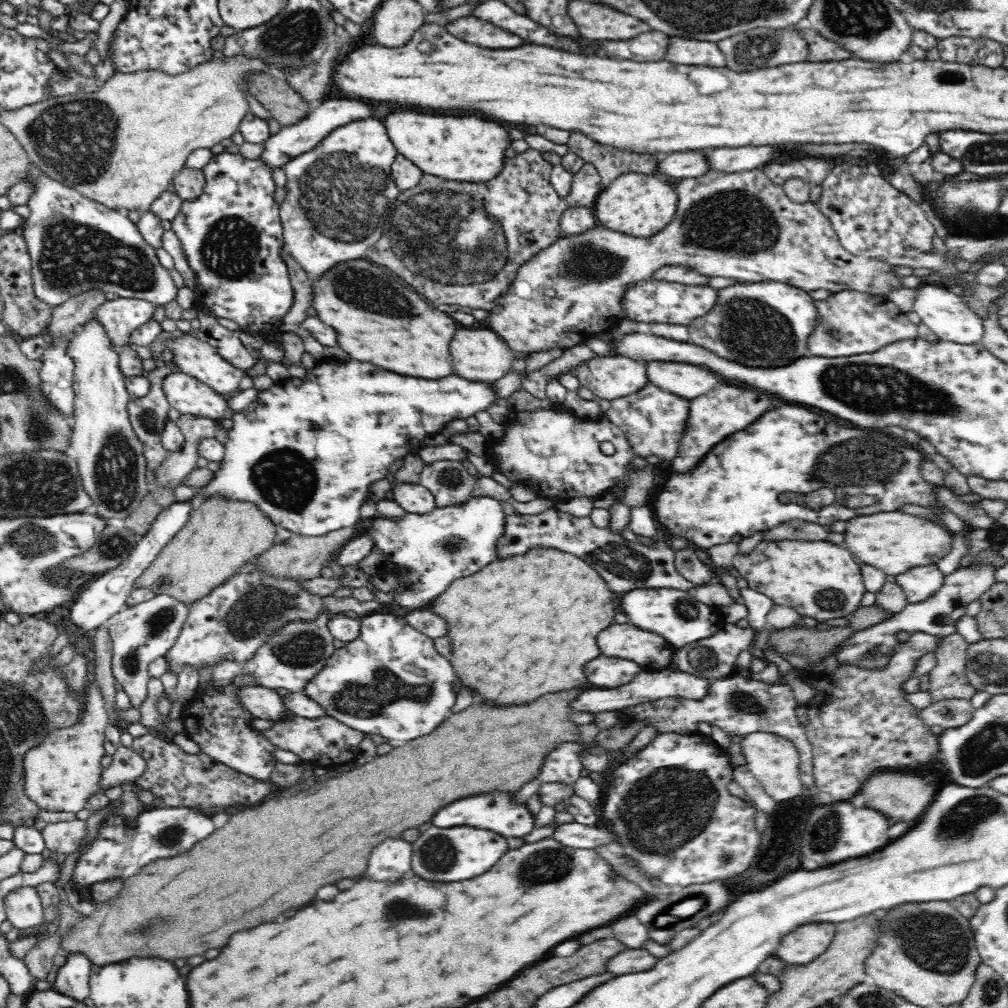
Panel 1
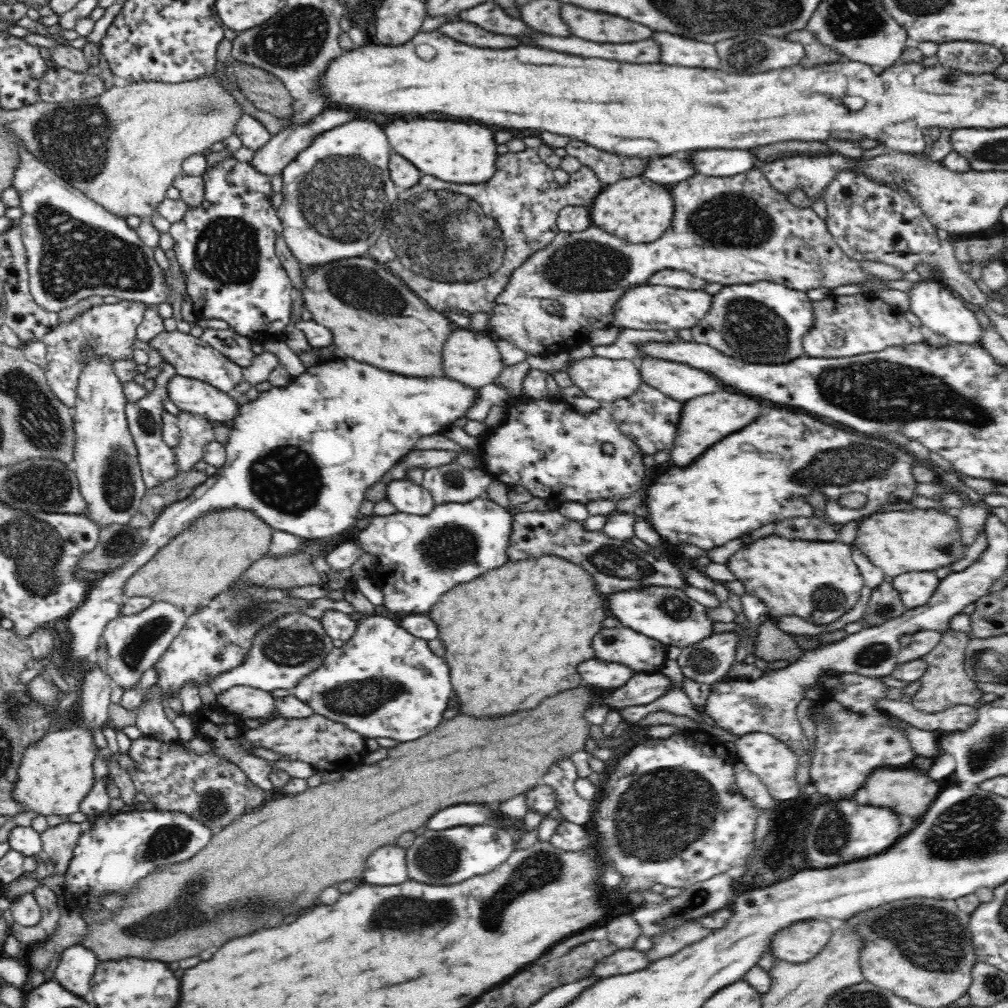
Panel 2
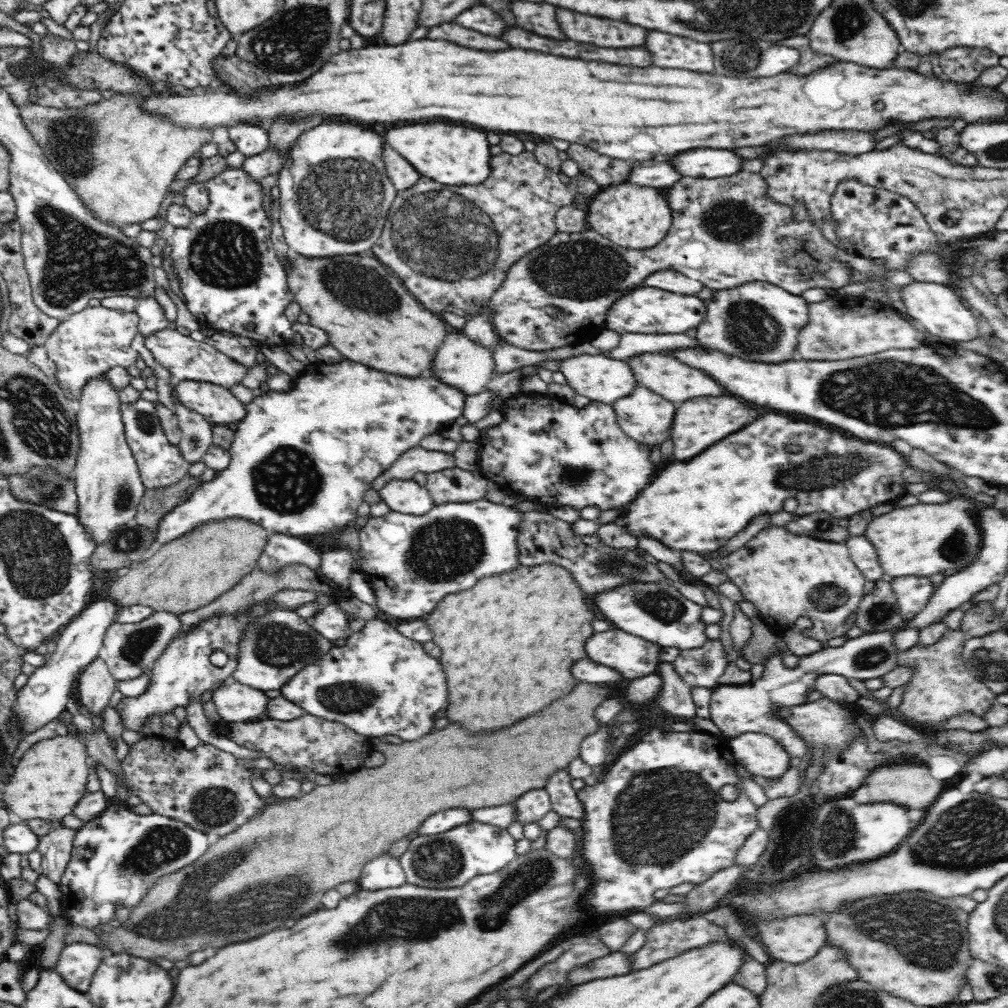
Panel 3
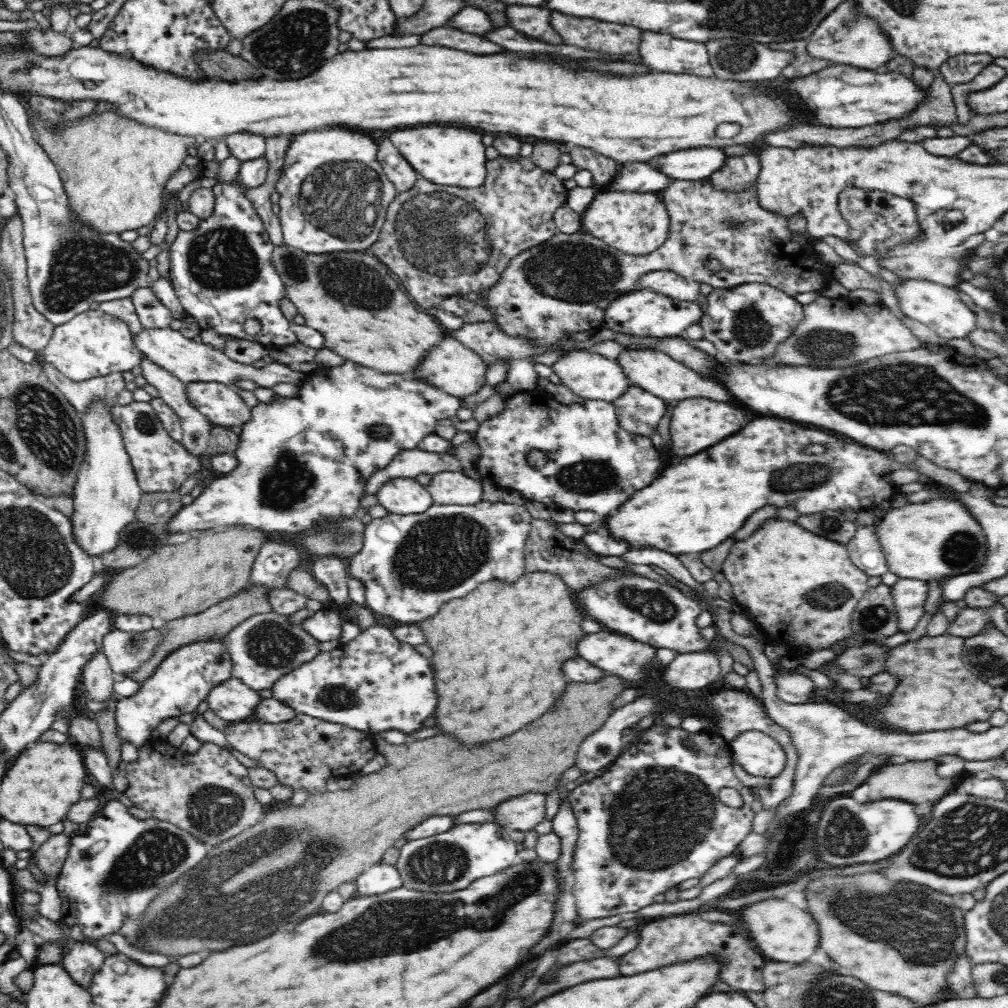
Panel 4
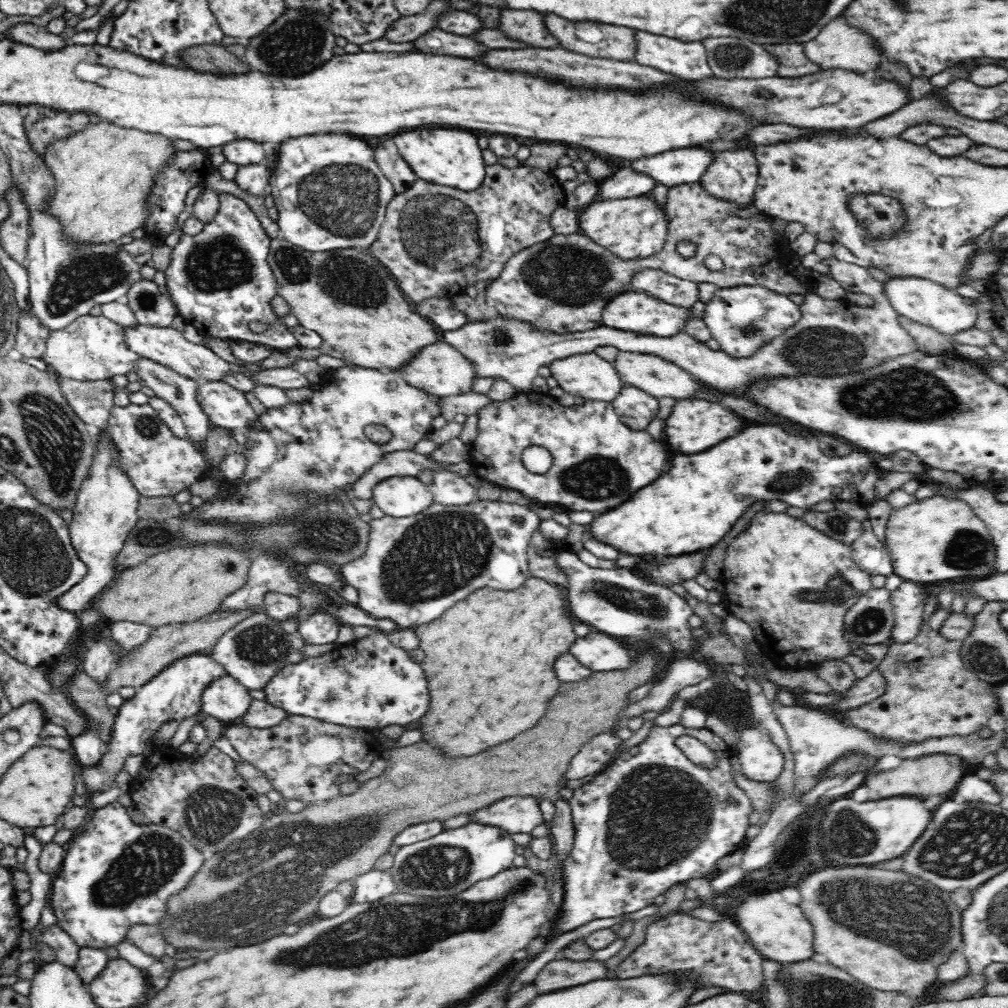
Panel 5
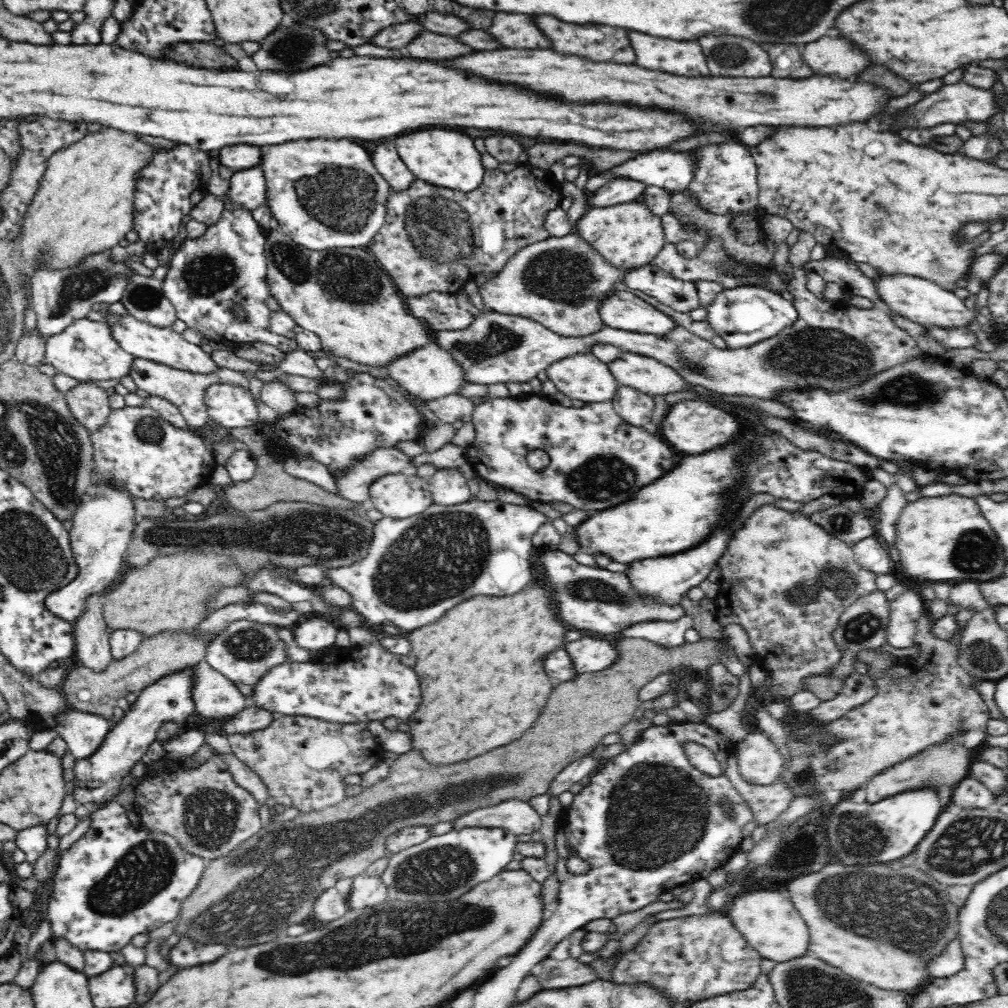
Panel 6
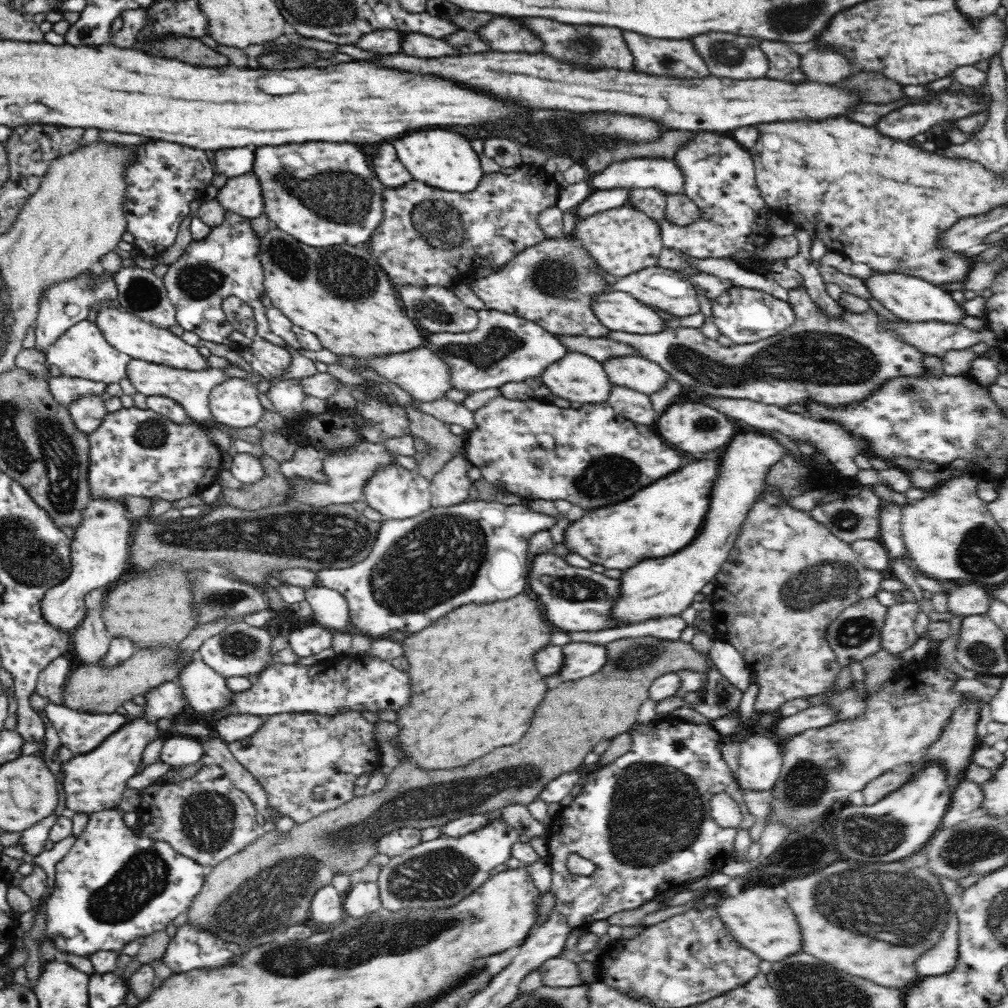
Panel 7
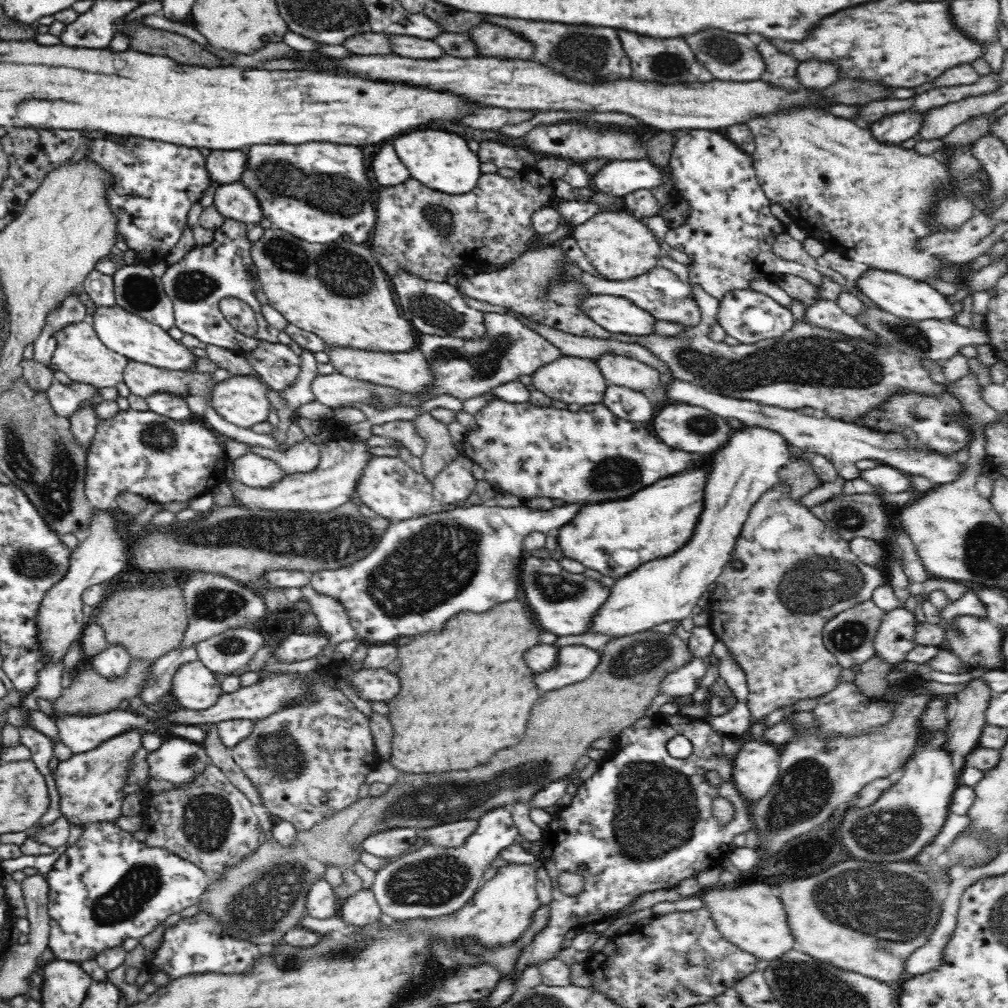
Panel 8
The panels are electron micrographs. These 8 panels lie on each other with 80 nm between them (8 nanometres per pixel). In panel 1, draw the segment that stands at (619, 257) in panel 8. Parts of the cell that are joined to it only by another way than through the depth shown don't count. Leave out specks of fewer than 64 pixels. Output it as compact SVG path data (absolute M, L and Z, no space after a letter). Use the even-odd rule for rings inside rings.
M625 172L604 187L593 210L600 226L634 236L649 237L674 219L678 203L679 193L671 183L656 175Z

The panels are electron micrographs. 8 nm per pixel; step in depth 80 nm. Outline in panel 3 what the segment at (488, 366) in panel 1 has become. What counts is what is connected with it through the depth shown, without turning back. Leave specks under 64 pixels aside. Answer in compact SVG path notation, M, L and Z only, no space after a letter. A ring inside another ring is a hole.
M466 333L448 334L436 356L435 371L435 377L462 390L467 396L480 394L497 372L493 348L472 340Z

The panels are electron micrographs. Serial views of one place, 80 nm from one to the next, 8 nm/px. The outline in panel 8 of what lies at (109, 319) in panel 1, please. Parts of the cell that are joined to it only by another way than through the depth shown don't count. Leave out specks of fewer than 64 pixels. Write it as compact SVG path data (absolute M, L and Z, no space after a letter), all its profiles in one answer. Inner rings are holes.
M89 319L71 324L56 334L56 348L50 358L51 366L66 373L70 379L85 384L94 384L97 388L116 387L123 382L123 373L127 368L129 359L118 352L114 352L100 340L94 325Z

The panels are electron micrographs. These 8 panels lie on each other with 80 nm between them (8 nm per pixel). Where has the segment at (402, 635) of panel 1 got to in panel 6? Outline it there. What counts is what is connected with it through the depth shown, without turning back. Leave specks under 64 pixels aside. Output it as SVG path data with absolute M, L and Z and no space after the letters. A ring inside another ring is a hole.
M374 636L372 642L370 644L366 644L366 646L354 646L354 647L346 647L346 648L338 648L333 646L331 649L324 651L323 653L311 658L307 662L286 662L279 664L278 666L274 666L274 668L270 668L260 680L258 680L258 684L253 688L253 694L250 698L248 698L249 703L254 702L256 705L260 705L260 707L264 709L270 709L273 713L280 715L290 715L290 716L306 716L310 718L316 718L332 723L338 724L350 724L351 726L357 726L360 722L362 723L370 723L370 722L384 722L384 720L388 720L388 718L394 718L394 720L408 720L408 718L412 718L414 714L416 714L416 710L420 708L420 704L422 704L422 688L420 688L420 677L418 673L416 673L416 669L412 666L406 666L406 664L402 664L402 660L400 660L400 654L394 653L394 651L390 651L381 642L378 640L376 636Z

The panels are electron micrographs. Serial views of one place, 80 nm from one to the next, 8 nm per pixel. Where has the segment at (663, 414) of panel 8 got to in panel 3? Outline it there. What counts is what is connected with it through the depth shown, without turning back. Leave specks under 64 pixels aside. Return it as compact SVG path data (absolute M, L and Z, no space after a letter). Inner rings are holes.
M700 396L678 404L678 410L675 414L674 430L672 430L673 455L678 462L686 462L692 460L694 456L698 456L700 452L704 452L708 446L720 442L722 438L726 438L732 432L738 432L740 426L750 424L758 414L754 412L754 408L750 404L746 404L744 400L736 398L736 396Z

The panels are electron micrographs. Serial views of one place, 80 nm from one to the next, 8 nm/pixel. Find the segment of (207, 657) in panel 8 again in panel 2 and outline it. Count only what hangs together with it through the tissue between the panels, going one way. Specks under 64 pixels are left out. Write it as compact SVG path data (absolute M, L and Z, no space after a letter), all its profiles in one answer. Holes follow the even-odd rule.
M286 614L266 628L260 628L255 644L242 664L216 675L209 681L212 692L222 694L236 685L250 685L268 692L278 688L296 688L302 678L322 666L326 656L332 652L333 639L324 631L319 618L303 614Z

